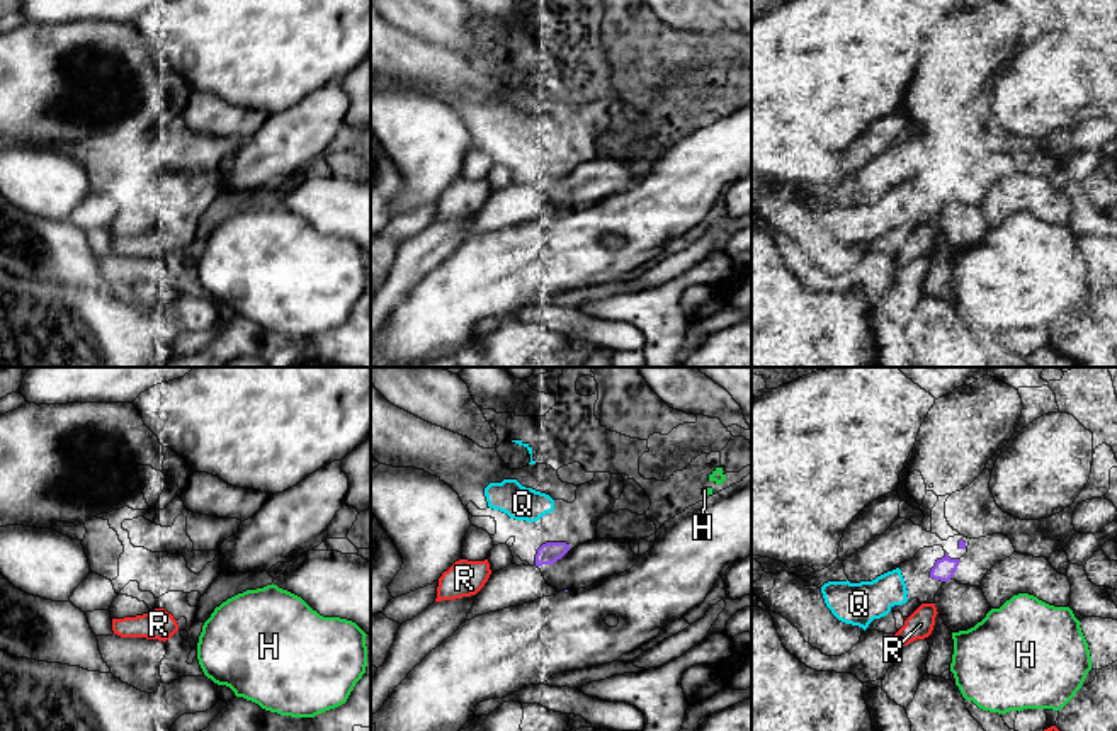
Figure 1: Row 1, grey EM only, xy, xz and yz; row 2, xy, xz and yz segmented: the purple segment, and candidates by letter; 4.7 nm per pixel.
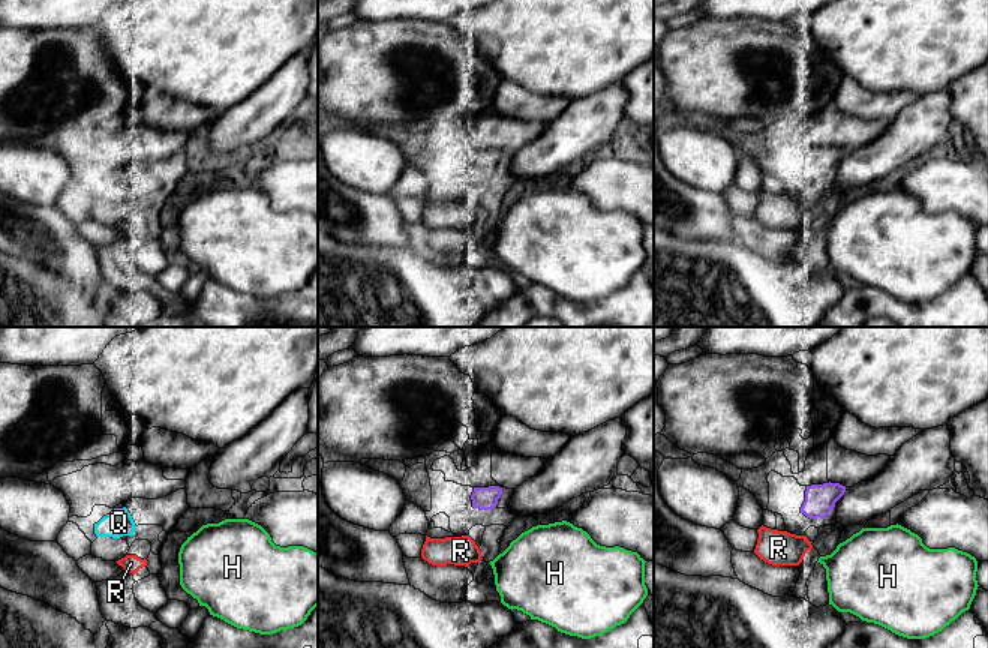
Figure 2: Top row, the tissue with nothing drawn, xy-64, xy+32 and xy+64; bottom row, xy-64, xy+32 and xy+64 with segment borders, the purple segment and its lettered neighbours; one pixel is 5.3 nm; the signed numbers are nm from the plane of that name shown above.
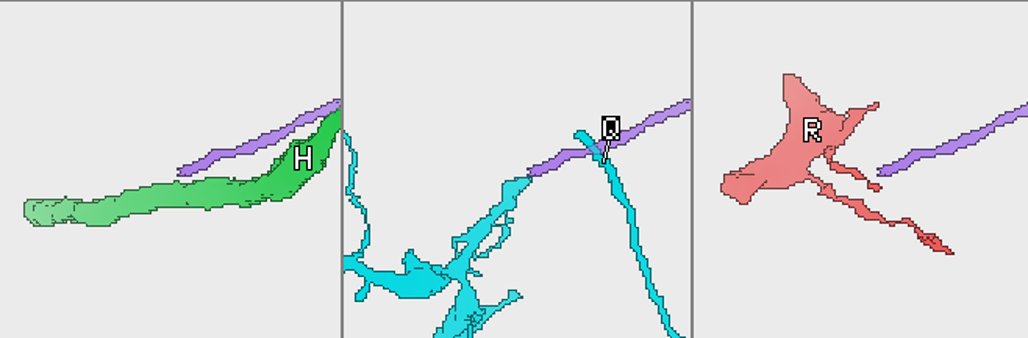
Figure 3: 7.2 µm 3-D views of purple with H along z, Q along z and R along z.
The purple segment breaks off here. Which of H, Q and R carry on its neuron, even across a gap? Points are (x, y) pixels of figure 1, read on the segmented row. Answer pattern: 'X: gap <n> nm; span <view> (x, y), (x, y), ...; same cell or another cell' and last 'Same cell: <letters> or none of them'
H: gap 240 nm; span yz (952, 575), (990, 611); another cell
Q: gap 110 nm; span xz (546, 543), (536, 521); same cell
R: gap 120 nm; span yz (941, 580), (934, 604); another cell
Same cell: Q

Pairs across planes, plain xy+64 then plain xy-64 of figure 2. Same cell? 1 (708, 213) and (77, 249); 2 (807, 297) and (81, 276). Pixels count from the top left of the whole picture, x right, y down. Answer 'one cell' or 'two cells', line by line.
1: one cell
2: two cells

